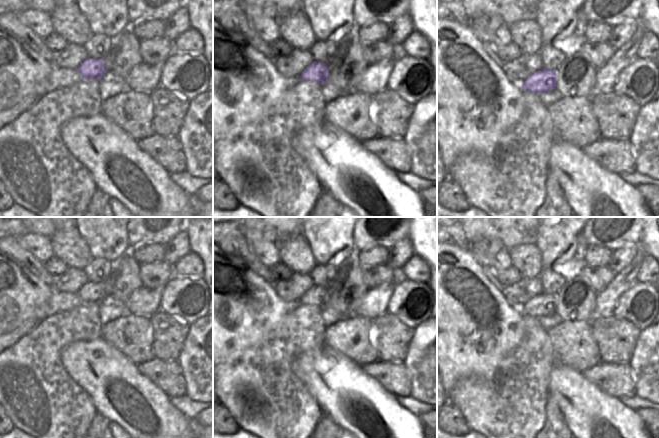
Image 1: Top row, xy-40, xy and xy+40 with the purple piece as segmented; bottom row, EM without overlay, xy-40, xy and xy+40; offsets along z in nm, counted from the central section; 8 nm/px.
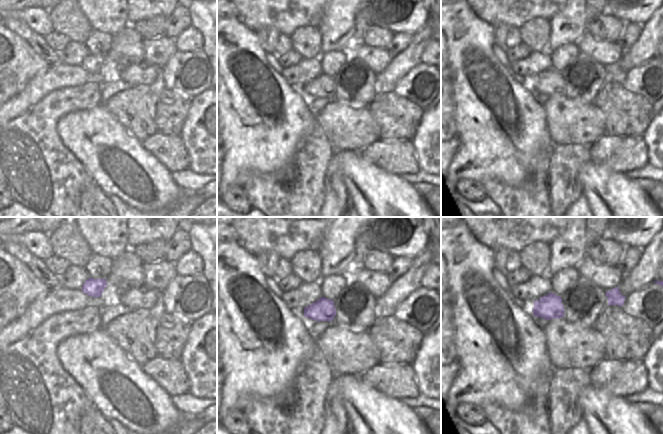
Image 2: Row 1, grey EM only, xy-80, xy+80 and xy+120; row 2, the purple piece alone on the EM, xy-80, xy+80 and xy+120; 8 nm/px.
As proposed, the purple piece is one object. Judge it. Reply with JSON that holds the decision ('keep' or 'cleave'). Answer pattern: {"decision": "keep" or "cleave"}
{"decision": "cleave"}

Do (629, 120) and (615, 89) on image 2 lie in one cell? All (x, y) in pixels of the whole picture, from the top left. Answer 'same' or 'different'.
same

